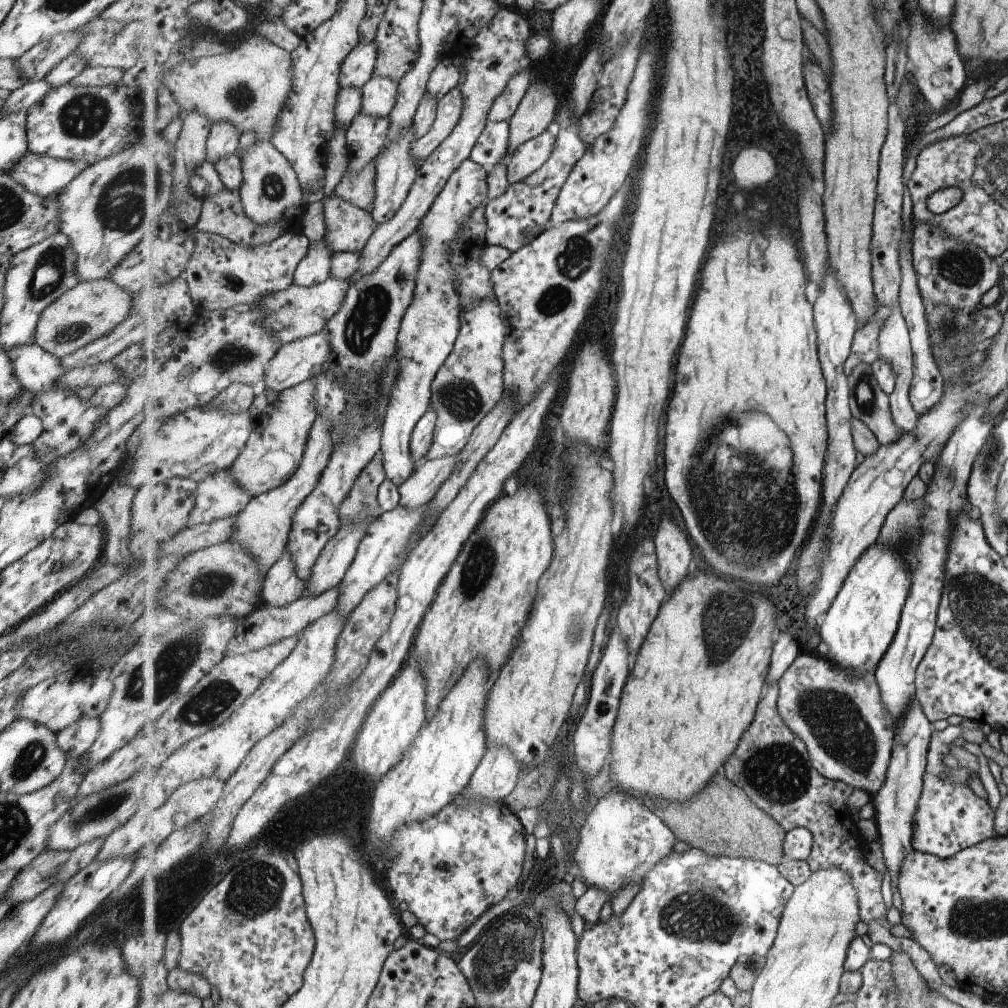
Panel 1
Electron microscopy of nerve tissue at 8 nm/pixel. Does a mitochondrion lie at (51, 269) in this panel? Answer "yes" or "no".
yes

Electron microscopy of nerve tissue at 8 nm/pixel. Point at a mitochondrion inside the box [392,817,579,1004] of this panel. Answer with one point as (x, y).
(512, 946)

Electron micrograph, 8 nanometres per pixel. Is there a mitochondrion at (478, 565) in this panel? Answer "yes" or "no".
yes

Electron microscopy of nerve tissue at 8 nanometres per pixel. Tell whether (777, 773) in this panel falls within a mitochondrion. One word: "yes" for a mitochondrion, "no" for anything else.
yes

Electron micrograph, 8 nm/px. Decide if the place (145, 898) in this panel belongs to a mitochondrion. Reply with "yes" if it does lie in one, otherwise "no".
no

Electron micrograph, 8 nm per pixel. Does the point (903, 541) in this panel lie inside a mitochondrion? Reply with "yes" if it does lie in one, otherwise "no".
yes

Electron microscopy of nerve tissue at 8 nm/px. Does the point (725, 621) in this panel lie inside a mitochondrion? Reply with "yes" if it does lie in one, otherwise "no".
yes

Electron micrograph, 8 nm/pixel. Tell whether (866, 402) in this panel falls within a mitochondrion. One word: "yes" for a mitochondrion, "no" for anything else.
yes

